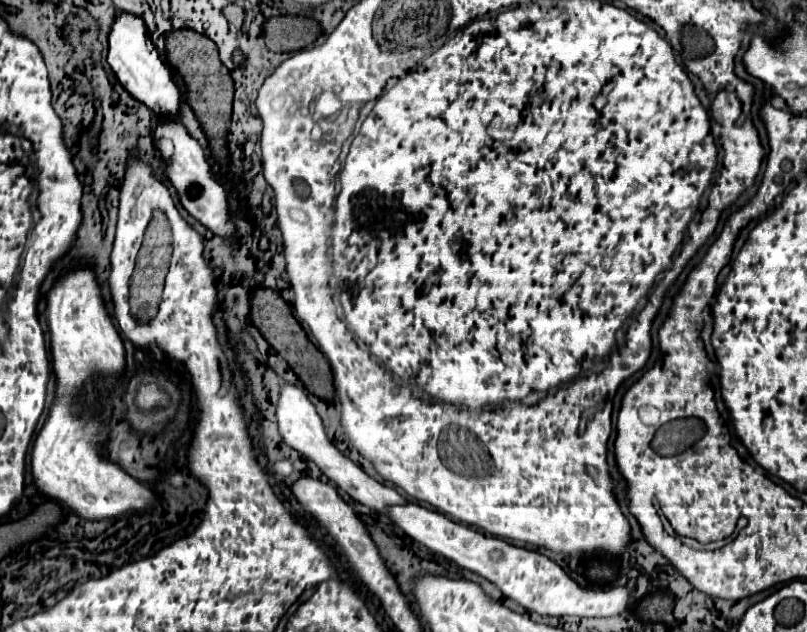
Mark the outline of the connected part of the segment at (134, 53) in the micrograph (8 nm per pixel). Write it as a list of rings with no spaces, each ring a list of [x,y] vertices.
[[[119,10],[109,32],[109,66],[113,68],[121,86],[137,100],[147,104],[155,114],[173,118],[179,110],[179,90],[173,82],[171,68],[159,58],[159,52],[149,44],[149,34],[143,20],[135,14]]]

